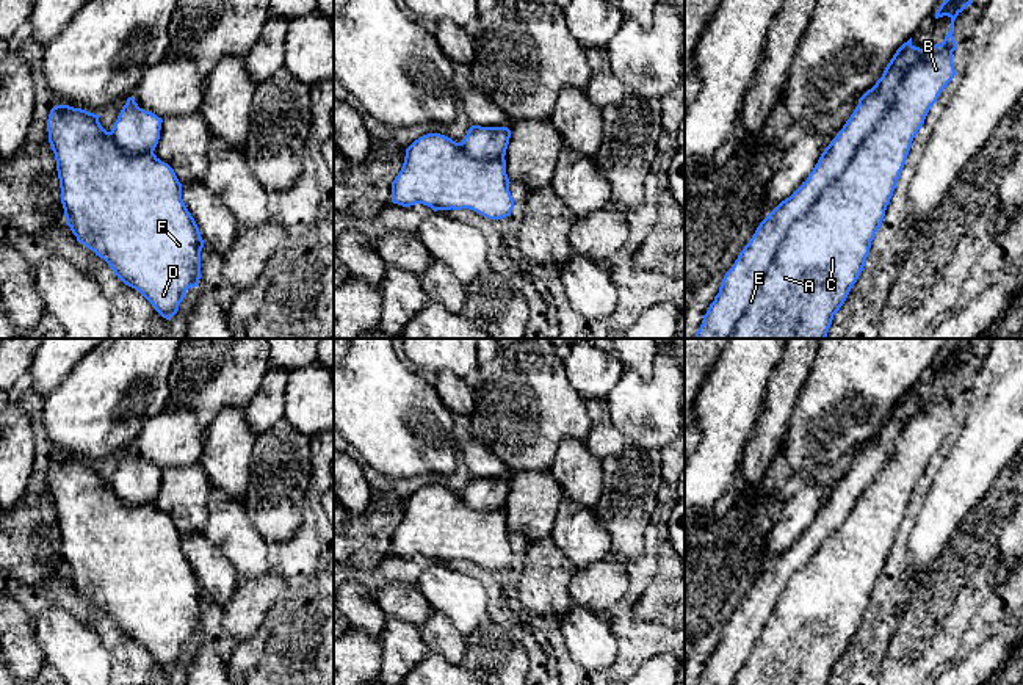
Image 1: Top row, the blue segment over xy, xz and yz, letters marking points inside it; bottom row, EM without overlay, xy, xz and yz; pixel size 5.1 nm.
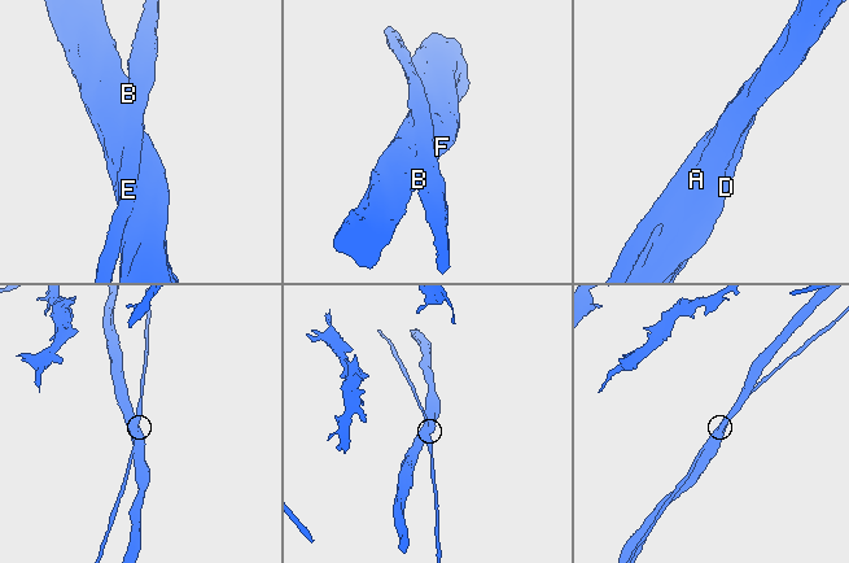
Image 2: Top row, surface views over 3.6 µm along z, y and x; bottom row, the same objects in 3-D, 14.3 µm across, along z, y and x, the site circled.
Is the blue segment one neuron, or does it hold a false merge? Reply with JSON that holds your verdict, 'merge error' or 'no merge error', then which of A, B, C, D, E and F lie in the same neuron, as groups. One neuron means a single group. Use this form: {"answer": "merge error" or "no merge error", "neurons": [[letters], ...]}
{"answer": "merge error", "neurons": [["A", "B", "C", "D", "F"], ["E"]]}

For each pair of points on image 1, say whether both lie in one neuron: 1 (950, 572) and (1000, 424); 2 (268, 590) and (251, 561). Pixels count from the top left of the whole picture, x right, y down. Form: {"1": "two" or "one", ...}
{"1": "two", "2": "two"}

